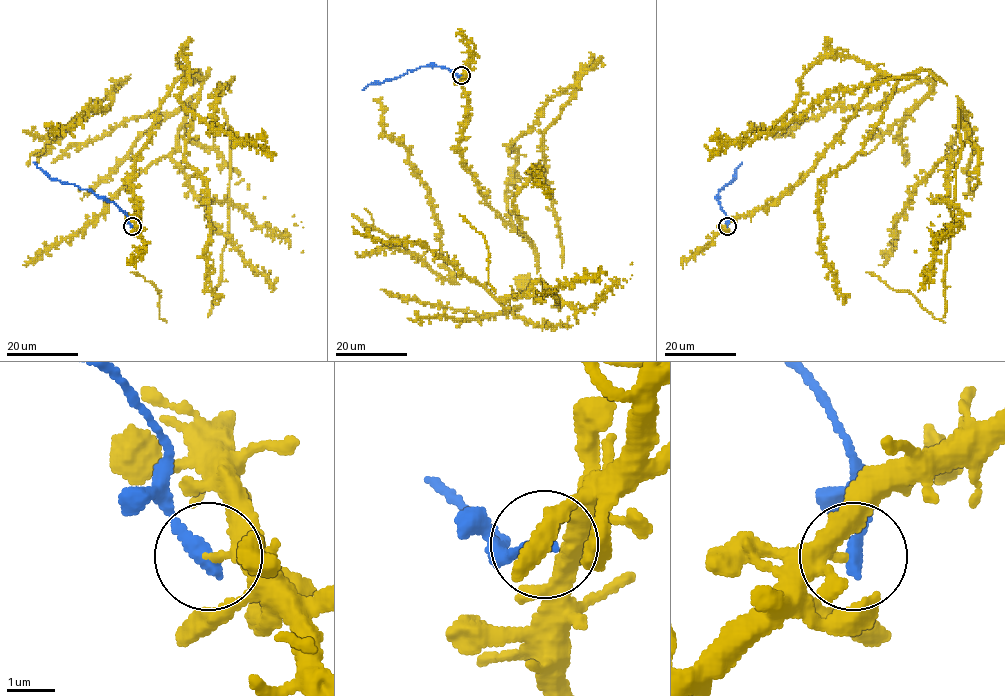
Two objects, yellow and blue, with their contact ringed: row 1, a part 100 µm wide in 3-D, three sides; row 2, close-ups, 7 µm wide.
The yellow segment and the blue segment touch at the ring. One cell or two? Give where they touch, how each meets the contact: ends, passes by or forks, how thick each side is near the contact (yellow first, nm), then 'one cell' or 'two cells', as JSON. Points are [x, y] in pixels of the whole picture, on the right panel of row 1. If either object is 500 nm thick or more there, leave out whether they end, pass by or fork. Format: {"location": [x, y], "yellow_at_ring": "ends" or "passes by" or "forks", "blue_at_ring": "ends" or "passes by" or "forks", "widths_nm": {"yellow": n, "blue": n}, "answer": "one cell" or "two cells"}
{"location": [727, 226], "yellow_at_ring": "ends", "blue_at_ring": "ends", "widths_nm": {"yellow": 240, "blue": 320}, "answer": "two cells"}

